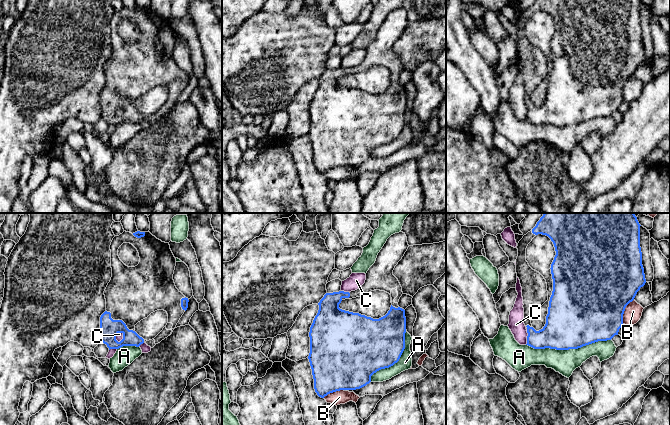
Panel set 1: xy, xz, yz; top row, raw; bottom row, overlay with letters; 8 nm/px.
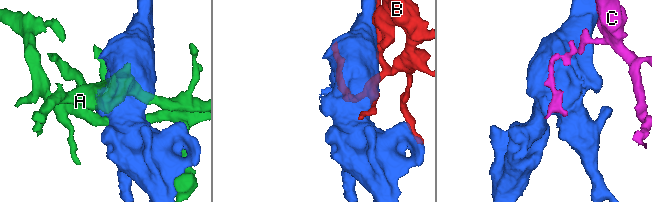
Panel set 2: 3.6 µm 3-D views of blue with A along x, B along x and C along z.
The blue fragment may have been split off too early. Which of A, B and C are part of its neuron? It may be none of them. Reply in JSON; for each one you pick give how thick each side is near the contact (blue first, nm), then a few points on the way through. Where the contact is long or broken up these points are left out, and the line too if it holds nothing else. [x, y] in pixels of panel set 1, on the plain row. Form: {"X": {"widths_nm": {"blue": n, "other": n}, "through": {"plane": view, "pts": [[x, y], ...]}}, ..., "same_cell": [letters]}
{"same_cell": []}

